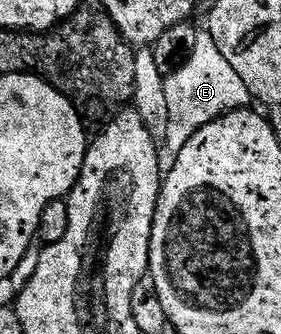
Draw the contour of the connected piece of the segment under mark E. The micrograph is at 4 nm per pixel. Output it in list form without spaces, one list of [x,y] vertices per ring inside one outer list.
[[[207,31],[197,32],[194,51],[188,56],[186,64],[166,78],[164,90],[169,111],[166,143],[172,155],[180,153],[188,140],[199,129],[206,127],[206,123],[231,113],[233,109],[243,109],[250,101],[246,83],[242,83],[242,75],[238,75],[238,71],[226,63],[226,55],[218,51],[212,34]]]

